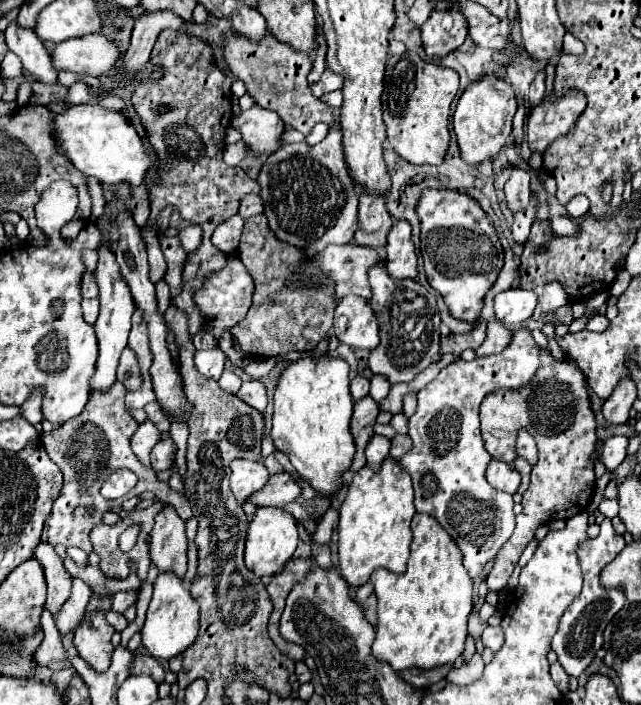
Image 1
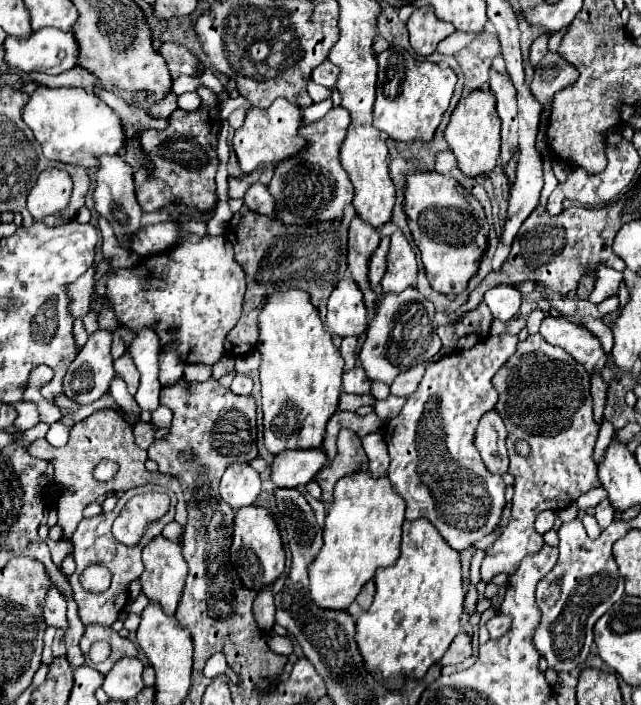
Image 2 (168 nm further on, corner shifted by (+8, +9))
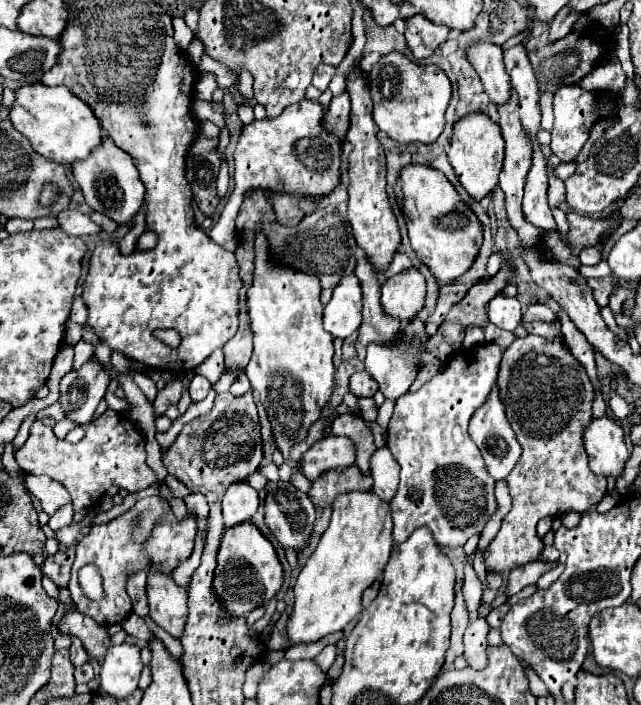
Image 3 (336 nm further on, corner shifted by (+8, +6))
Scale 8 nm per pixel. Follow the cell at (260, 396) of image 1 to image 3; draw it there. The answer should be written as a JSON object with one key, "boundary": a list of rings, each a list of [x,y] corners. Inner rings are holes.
{"boundary":[[[239,375],[237,379],[235,379],[235,383],[231,385],[231,393],[233,395],[243,395],[243,393],[247,393],[251,389],[251,383],[249,383],[249,379],[247,379],[247,375]]]}

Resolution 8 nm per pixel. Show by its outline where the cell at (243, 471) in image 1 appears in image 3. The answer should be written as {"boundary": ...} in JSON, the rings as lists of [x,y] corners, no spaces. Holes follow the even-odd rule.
{"boundary":[[[235,481],[227,487],[223,497],[225,527],[249,521],[259,507],[259,493],[247,481]]]}

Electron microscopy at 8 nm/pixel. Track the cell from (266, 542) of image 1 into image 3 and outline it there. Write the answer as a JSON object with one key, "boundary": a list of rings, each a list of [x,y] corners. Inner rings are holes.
{"boundary":[[[251,521],[229,527],[221,539],[221,549],[217,555],[217,571],[213,581],[213,587],[217,589],[217,595],[225,603],[229,615],[245,617],[251,609],[267,605],[281,589],[281,585],[283,585],[283,567],[277,559],[271,541],[265,539],[263,533]]]}

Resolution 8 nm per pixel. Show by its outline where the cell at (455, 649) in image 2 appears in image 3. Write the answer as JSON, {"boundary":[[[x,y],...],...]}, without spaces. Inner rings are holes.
{"boundary":[[[475,619],[469,623],[465,635],[463,635],[463,643],[465,643],[465,661],[473,667],[473,669],[483,669],[487,665],[487,631],[489,625],[485,619]]]}

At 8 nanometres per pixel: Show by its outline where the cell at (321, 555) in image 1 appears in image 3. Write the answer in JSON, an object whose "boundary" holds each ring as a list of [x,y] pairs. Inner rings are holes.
{"boundary":[[[343,413],[333,421],[331,435],[345,435],[353,439],[357,449],[357,465],[363,473],[369,473],[369,457],[375,451],[375,443],[367,423],[353,413]]]}

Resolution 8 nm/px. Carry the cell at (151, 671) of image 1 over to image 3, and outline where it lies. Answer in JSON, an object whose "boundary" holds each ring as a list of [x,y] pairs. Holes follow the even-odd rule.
{"boundary":[[[61,589],[59,601],[63,601],[67,605],[67,615],[59,621],[57,629],[63,633],[77,635],[83,641],[85,651],[93,659],[101,661],[111,647],[111,635],[107,633],[107,629],[103,625],[99,625],[97,621],[89,619],[87,615],[81,615],[79,611],[71,611],[71,595],[67,589]]]}

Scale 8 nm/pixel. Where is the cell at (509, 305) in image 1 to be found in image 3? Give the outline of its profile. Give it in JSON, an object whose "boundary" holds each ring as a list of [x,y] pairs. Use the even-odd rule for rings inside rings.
{"boundary":[[[499,293],[487,303],[487,315],[489,321],[495,323],[497,327],[513,331],[521,321],[521,303],[515,297],[507,297]]]}

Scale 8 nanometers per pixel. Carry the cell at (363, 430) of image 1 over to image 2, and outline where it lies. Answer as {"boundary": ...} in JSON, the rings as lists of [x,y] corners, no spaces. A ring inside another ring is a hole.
{"boundary":[[[341,430],[339,438],[337,438],[337,448],[339,450],[337,450],[337,456],[333,458],[333,462],[329,466],[325,466],[315,478],[323,490],[321,502],[325,502],[325,504],[331,502],[331,494],[333,494],[337,480],[357,472],[361,468],[361,464],[367,462],[367,454],[361,446],[361,440],[351,430]]]}

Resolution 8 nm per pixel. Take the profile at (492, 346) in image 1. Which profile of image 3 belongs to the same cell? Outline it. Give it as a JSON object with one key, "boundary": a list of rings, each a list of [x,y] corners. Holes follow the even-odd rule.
{"boundary":[[[535,303],[535,305],[531,305],[531,307],[523,313],[521,325],[525,327],[525,323],[531,323],[531,321],[553,321],[553,319],[557,319],[557,317],[555,317],[555,313],[553,313],[547,305]]]}

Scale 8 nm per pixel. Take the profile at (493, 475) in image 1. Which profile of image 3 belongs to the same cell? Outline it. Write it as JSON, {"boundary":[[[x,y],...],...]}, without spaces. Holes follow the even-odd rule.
{"boundary":[[[493,387],[485,407],[479,407],[479,411],[473,415],[473,419],[469,423],[469,435],[471,435],[473,443],[479,447],[489,475],[493,479],[505,479],[511,473],[517,459],[521,457],[521,445],[517,443],[513,429],[509,427],[509,421],[505,417],[505,409],[503,409],[499,395],[497,395],[497,387]]]}

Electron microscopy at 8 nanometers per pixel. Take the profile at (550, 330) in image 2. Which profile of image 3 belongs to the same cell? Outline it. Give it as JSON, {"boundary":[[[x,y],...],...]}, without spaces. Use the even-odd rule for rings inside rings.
{"boundary":[[[553,321],[553,323],[529,323],[525,329],[527,329],[531,335],[539,335],[539,337],[545,337],[545,339],[561,339],[561,341],[565,343],[563,333],[561,333],[561,321]]]}

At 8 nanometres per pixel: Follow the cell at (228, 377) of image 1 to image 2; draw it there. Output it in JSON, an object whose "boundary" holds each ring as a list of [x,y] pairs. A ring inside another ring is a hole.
{"boundary":[[[187,364],[183,372],[185,382],[203,382],[211,376],[211,366],[207,364]]]}

